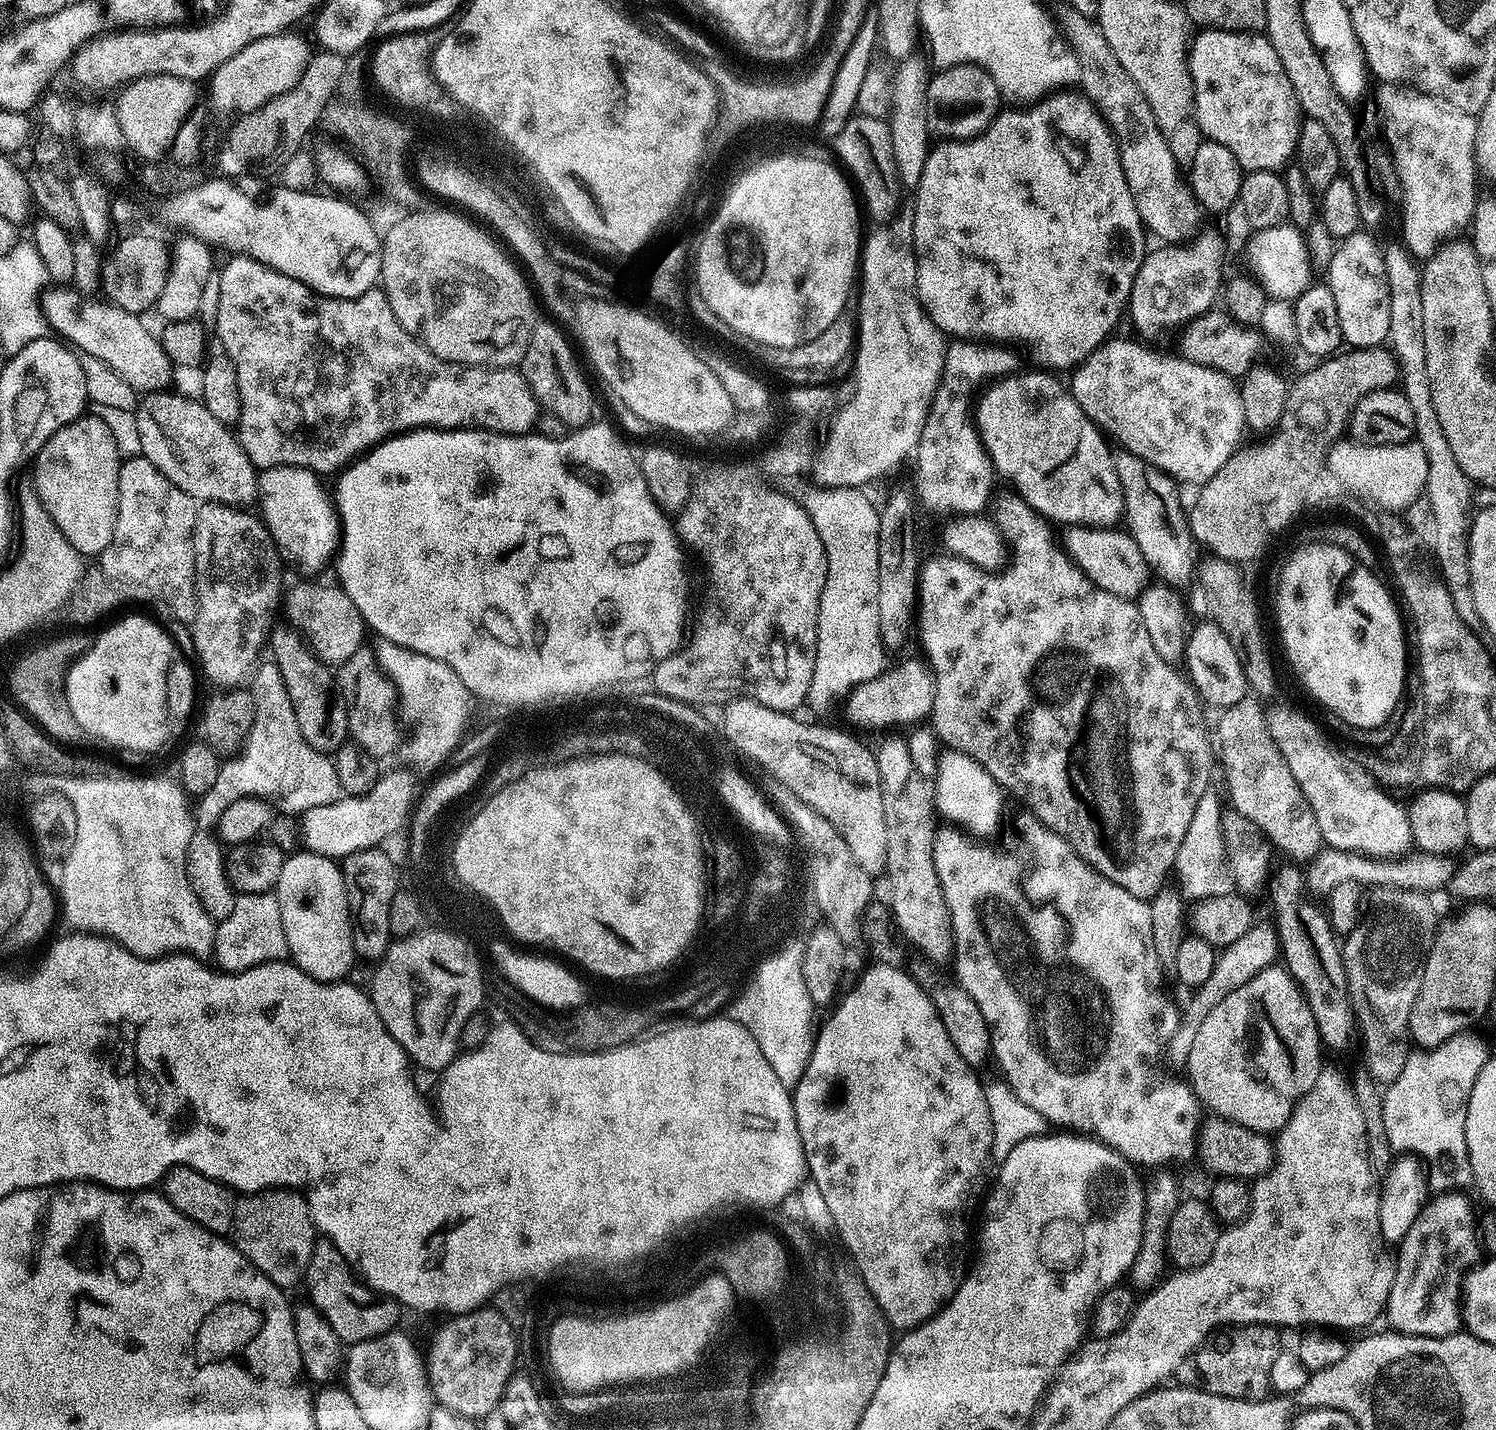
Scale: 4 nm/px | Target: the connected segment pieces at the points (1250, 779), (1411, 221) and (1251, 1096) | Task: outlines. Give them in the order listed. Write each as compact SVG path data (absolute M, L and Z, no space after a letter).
M1255 695L1243 696L1241 700L1234 702L1234 706L1223 709L1219 713L1220 721L1214 724L1214 744L1218 749L1219 767L1221 769L1224 767L1224 780L1228 783L1228 796L1232 799L1233 806L1236 807L1235 815L1258 828L1277 851L1282 850L1294 862L1305 862L1304 860L1310 859L1313 861L1321 853L1323 845L1317 818L1310 810L1301 787L1295 781L1294 774L1291 773L1290 766L1286 763L1286 758L1278 750L1277 743L1274 742L1273 736L1269 732L1266 708L1259 703L1263 704Z
M1392 82L1379 85L1376 92L1376 108L1380 111L1380 128L1388 143L1388 156L1392 159L1392 192L1400 207L1399 239L1409 255L1417 261L1431 259L1449 241L1463 237L1469 231L1472 215L1476 210L1476 126L1477 117L1456 108L1438 96L1430 96L1419 90L1403 92Z
M1283 966L1266 967L1256 977L1250 978L1244 986L1239 986L1238 990L1234 990L1232 994L1227 994L1226 998L1222 999L1222 1002L1210 1010L1210 1014L1203 1019L1202 1026L1199 1027L1198 1034L1195 1035L1194 1046L1191 1047L1186 1063L1186 1070L1188 1070L1186 1079L1192 1086L1192 1093L1200 1099L1201 1105L1207 1111L1209 1108L1210 1111L1214 1112L1212 1114L1215 1114L1219 1119L1241 1124L1242 1127L1248 1128L1250 1131L1276 1134L1288 1125L1296 1105L1314 1086L1322 1067L1320 1052L1322 1053L1320 1035L1316 1029L1314 1014L1310 1014L1310 1006L1304 1001L1304 993L1301 992L1287 968Z

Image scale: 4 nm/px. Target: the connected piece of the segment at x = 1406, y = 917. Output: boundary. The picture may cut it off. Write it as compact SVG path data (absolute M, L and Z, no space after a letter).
M1369 887L1366 892L1366 911L1360 923L1342 940L1342 963L1346 970L1348 988L1356 988L1360 1004L1364 1004L1364 1008L1376 1008L1376 1016L1384 1020L1384 1028L1358 1028L1359 1043L1364 1043L1363 1067L1367 1068L1375 1081L1384 1086L1402 1074L1402 1066L1406 1066L1410 1055L1410 1014L1418 998L1424 963L1438 931L1436 908L1428 899L1425 893L1414 888Z

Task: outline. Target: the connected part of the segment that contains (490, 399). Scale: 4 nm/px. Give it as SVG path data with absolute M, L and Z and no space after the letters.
M239 254L231 257L232 261L225 266L224 269L219 269L218 280L220 276L220 289L216 292L216 332L214 328L214 336L220 339L223 355L230 358L230 362L234 362L234 370L238 374L238 388L240 390L240 411L238 413L238 425L240 424L240 432L238 428L238 439L240 445L246 450L246 454L250 458L250 462L255 464L257 469L267 470L276 467L298 467L304 468L306 471L315 472L317 474L323 474L323 472L333 472L333 474L339 473L341 469L352 463L361 454L368 451L370 448L376 447L382 440L387 440L389 436L393 434L399 434L402 432L411 432L418 428L442 428L445 430L459 430L461 428L474 428L477 430L483 430L485 432L503 432L506 436L522 436L533 431L532 428L536 424L536 419L542 416L542 409L539 402L536 400L536 395L532 393L532 387L528 384L528 379L524 376L523 371L517 370L515 367L511 368L482 368L479 366L473 366L470 364L452 364L448 360L438 358L429 350L423 343L417 340L416 337L410 335L408 331L398 322L396 315L393 312L393 308L390 306L390 302L386 298L383 287L377 286L370 289L366 294L362 294L357 300L339 300L337 296L323 296L318 294L310 286L306 286L302 282L298 282L294 278L286 278L286 274L278 274L278 270L274 270L270 266L266 266L262 262L258 262L254 258L249 256L242 256Z

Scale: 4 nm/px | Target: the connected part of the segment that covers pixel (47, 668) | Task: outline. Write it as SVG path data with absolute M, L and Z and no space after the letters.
M68 630L65 636L56 636L53 640L38 645L33 652L18 657L16 665L8 672L8 688L12 691L16 708L33 725L43 729L49 739L55 740L61 746L89 743L90 740L88 732L78 726L78 718L74 718L74 710L70 710L70 702L64 689L68 665L73 664L92 645L93 637L84 632L87 631Z

